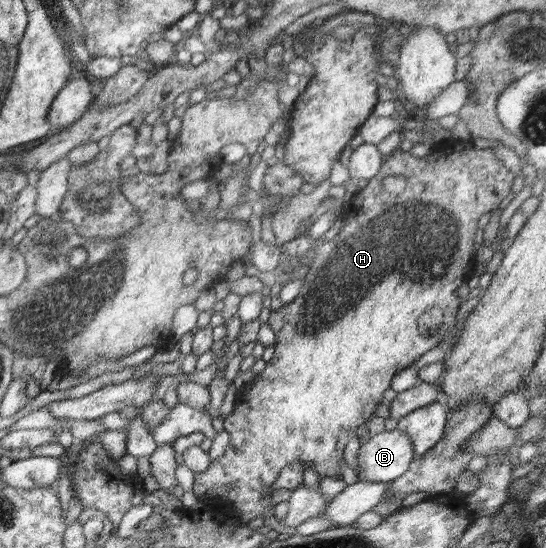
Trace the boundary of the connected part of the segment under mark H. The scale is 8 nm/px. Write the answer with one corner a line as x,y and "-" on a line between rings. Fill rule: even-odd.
470,141
449,142
443,148
432,151
422,158
415,157
409,151
403,151
401,148
395,149
386,156
381,170
377,174
377,178
387,176
405,176
407,187
399,195
393,196
385,191
375,194
375,188
371,188
371,184
369,184
365,190
359,190
358,194
347,203
346,211
340,216
347,222
340,229
338,235
329,240
315,240
311,248
314,257
308,264
309,271
303,279
298,296
290,303
275,307
275,311
271,313
267,322
276,335
273,358
266,362
262,373
255,375
251,388
245,388
241,391
241,394
237,396
237,402
234,402
233,411
224,419
224,430
231,435
229,448
221,458
212,460
204,471
194,473
195,481
192,491
198,500
220,504
241,522
258,522
267,516
268,509
273,508
273,502
271,502
271,493
266,495
266,488
269,488
277,480
281,468
285,468
291,462
303,462
304,466
314,468
314,471
318,472
321,478
341,477
339,460
343,457
345,445
351,438
362,434
360,429
369,418
374,416
377,406
381,404
383,392
387,388
391,388
392,378
400,370
409,371
409,367
422,354
429,352
431,348
435,348
441,341
445,340
455,327
458,307
462,302
455,292
465,281
474,283
476,277
475,269
478,265
473,255
473,241
475,232
479,228
479,218
487,212
496,210
501,201
509,196
513,182
515,182
515,175
495,158
492,149
475,148
-
228,484
232,484
232,487
228,491
224,491

